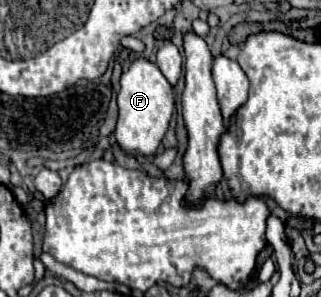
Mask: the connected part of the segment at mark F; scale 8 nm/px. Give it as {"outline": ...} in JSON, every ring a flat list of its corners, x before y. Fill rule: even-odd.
{"outline":[[137,59,129,71,121,75,121,89,117,97,119,105,119,121,115,129,115,139,119,149,125,155,143,155,143,157,153,157,169,129,169,121,173,117,175,109,174,88,169,85,169,81,163,77,157,65]]}

